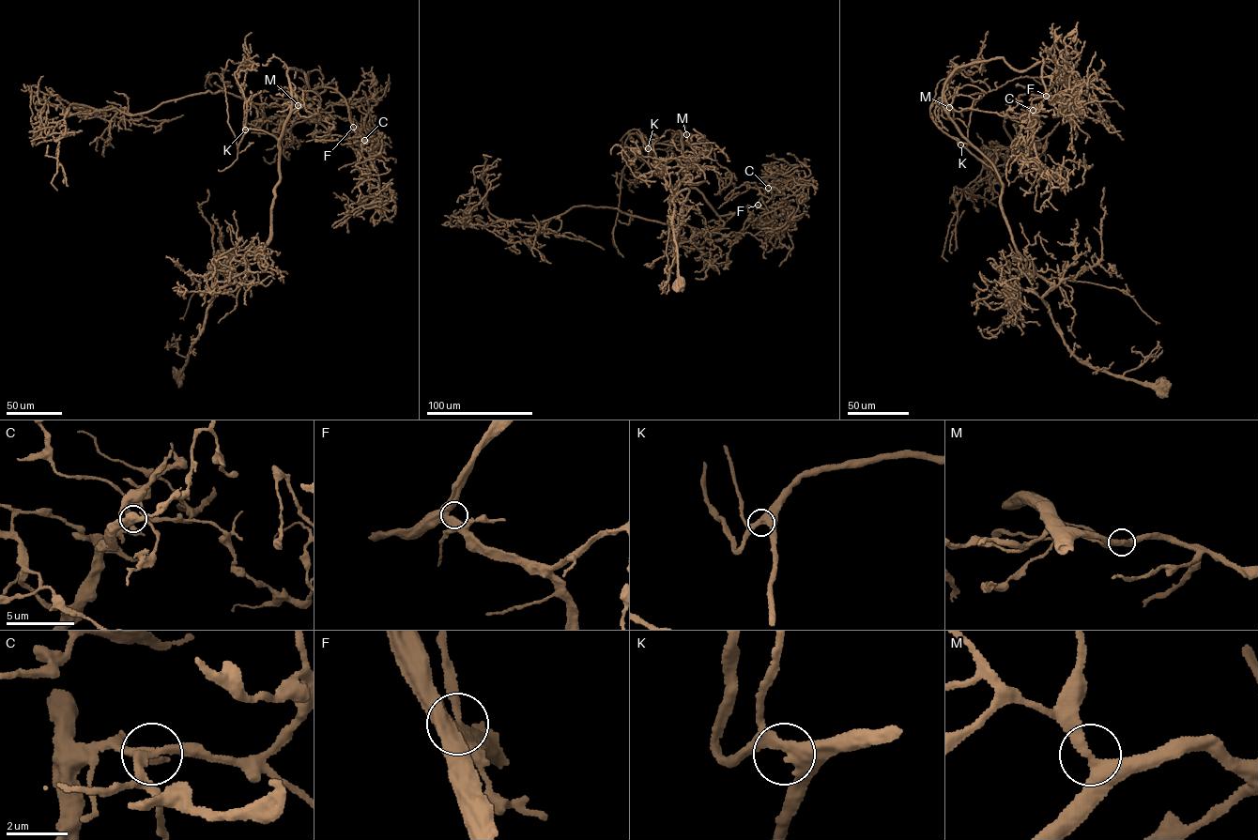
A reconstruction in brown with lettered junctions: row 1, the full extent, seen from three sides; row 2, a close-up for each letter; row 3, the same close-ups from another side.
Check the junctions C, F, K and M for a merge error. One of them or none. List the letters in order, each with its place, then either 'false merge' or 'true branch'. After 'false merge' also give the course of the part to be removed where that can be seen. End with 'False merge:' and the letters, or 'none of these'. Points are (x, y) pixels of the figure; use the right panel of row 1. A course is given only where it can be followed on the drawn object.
C: (1033, 110) | true branch
F: (1046, 96) | true branch
K: (960, 145) | true branch
M: (949, 107) | true branch
False merge: none of these

